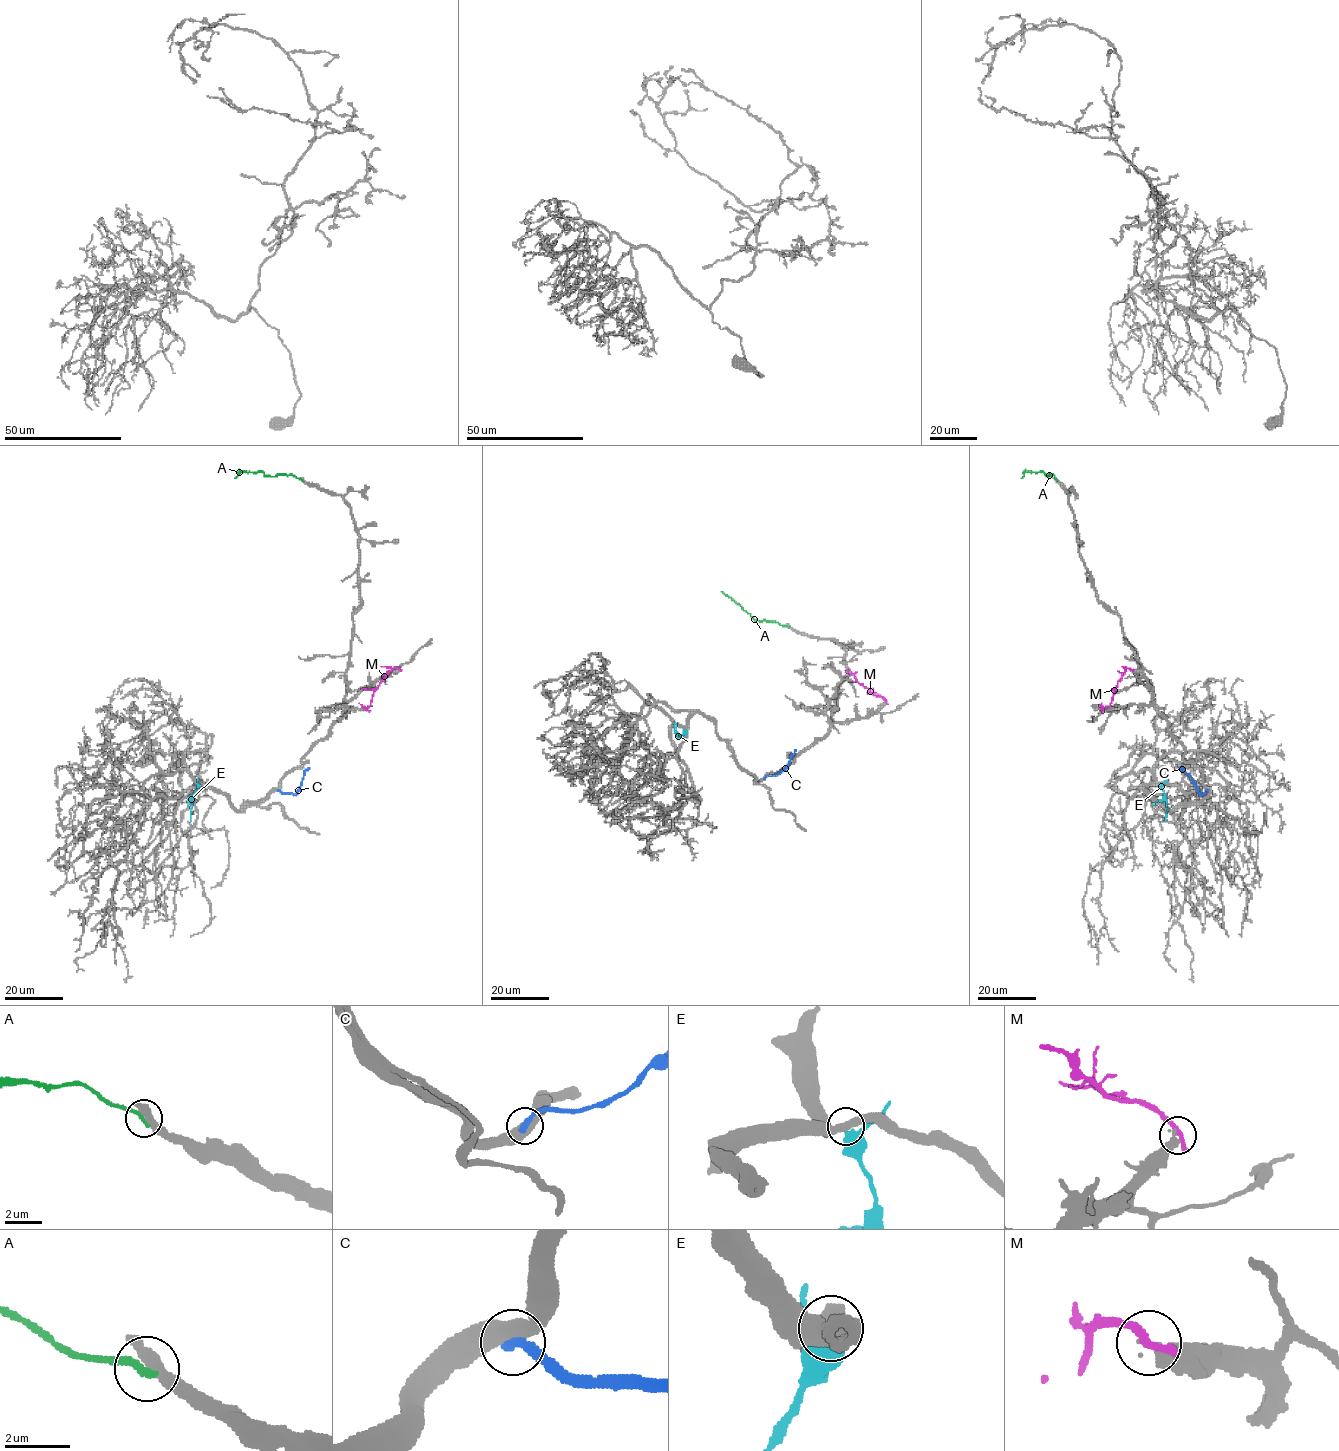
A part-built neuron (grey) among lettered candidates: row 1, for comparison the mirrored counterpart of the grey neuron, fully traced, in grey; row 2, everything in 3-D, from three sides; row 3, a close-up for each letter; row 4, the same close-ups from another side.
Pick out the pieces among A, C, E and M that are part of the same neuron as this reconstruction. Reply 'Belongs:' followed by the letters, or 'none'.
Belongs: none

